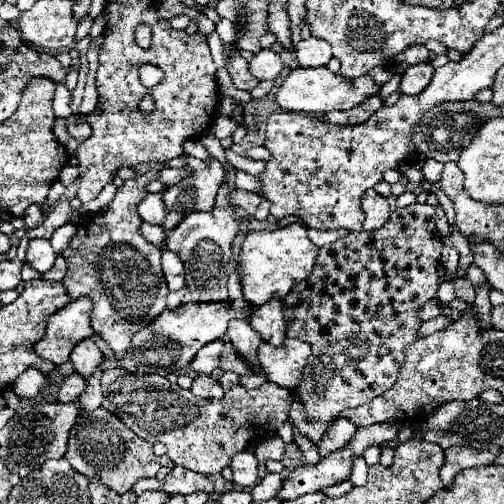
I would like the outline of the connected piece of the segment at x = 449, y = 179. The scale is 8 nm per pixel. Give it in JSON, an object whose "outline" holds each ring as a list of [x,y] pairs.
{"outline":[[[445,162],[441,184],[443,184],[443,190],[445,190],[445,194],[449,198],[457,196],[461,192],[461,186],[463,186],[463,174],[461,174],[461,170],[451,170],[451,162]]]}

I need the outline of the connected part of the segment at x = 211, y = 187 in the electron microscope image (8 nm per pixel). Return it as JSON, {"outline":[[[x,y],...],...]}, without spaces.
{"outline":[[[217,158],[205,160],[205,170],[195,170],[191,176],[175,186],[169,186],[163,194],[167,204],[167,218],[161,224],[169,234],[187,214],[195,210],[211,210],[215,204],[215,194],[223,182],[225,170]]]}

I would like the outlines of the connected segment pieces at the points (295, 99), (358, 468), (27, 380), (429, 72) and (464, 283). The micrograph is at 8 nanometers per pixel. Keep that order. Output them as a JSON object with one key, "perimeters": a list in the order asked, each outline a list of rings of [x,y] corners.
{"perimeters":[[[[325,66],[321,68],[297,68],[293,70],[285,82],[279,86],[275,102],[281,110],[287,112],[305,112],[305,114],[323,114],[331,110],[349,110],[361,104],[367,96],[377,96],[379,86],[367,76],[357,80],[347,80],[341,74],[329,72]]],[[[357,458],[355,460],[355,466],[353,466],[353,472],[351,472],[351,482],[355,484],[355,486],[363,486],[365,482],[367,482],[367,464],[365,464],[365,460],[363,458]]],[[[29,366],[15,382],[13,382],[13,392],[19,396],[19,398],[35,398],[39,388],[45,384],[45,376],[35,368],[35,366]]],[[[415,64],[409,66],[401,78],[401,92],[403,94],[419,94],[427,88],[433,76],[433,66],[431,64]]],[[[455,278],[453,286],[455,286],[455,294],[459,300],[463,300],[467,304],[471,304],[475,300],[475,288],[467,278]]]]}

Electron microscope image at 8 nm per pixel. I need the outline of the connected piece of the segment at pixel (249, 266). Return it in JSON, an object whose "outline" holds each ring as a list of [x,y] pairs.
{"outline":[[[301,222],[289,224],[285,228],[277,228],[277,230],[253,230],[247,232],[243,238],[243,246],[241,246],[241,254],[239,254],[239,262],[241,262],[241,284],[243,284],[243,296],[253,304],[253,306],[263,306],[265,302],[269,302],[271,298],[285,298],[285,294],[289,294],[289,290],[297,284],[303,282],[315,266],[317,260],[317,252],[319,246],[315,246],[309,236],[307,236],[307,226],[303,226]]]}

